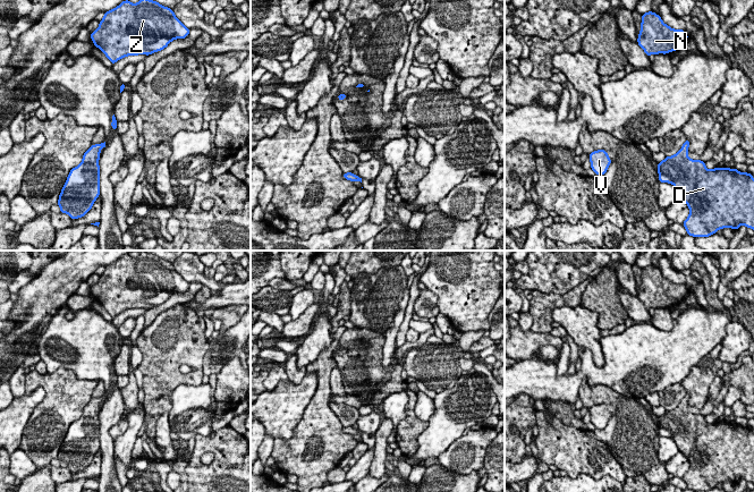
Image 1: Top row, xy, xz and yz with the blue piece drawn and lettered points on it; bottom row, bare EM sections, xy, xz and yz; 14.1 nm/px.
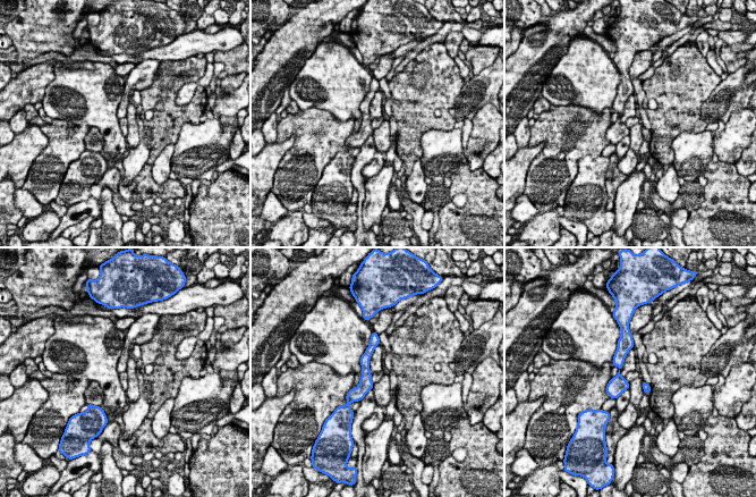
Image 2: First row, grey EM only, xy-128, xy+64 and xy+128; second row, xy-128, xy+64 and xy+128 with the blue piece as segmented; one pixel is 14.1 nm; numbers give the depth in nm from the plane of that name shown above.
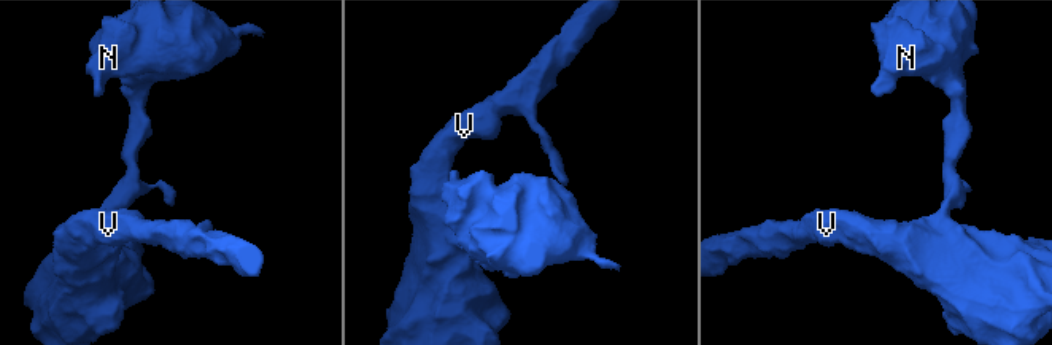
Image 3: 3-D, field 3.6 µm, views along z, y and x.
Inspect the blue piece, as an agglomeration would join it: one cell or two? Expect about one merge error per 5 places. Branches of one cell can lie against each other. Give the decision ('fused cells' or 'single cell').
single cell

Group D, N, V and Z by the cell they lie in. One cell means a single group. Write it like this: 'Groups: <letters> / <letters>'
Groups: D N V Z

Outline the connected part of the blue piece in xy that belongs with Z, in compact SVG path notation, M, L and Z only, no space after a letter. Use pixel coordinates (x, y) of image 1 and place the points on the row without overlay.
M142 252L137 257L125 254L112 264L104 266L98 283L91 287L91 294L113 319L127 309L150 309L161 305L171 295L185 292L188 288L189 282L175 270L172 263Z

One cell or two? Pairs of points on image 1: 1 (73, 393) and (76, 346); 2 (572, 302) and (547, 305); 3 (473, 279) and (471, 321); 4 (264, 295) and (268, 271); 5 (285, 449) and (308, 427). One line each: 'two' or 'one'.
1: two
2: one
3: one
4: one
5: one

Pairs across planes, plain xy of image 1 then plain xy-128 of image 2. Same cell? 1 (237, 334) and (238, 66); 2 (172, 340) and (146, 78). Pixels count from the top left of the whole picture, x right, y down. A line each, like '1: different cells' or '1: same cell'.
1: different cells
2: different cells

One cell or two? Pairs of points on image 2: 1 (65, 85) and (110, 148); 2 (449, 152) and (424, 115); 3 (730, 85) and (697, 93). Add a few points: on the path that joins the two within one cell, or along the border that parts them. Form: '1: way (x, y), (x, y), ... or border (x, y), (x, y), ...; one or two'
1: way (82, 95), (105, 119), (110, 131); one
2: border (453, 127), (426, 131), (421, 140), (422, 153); two
3: border (721, 79), (702, 104), (699, 112); two

